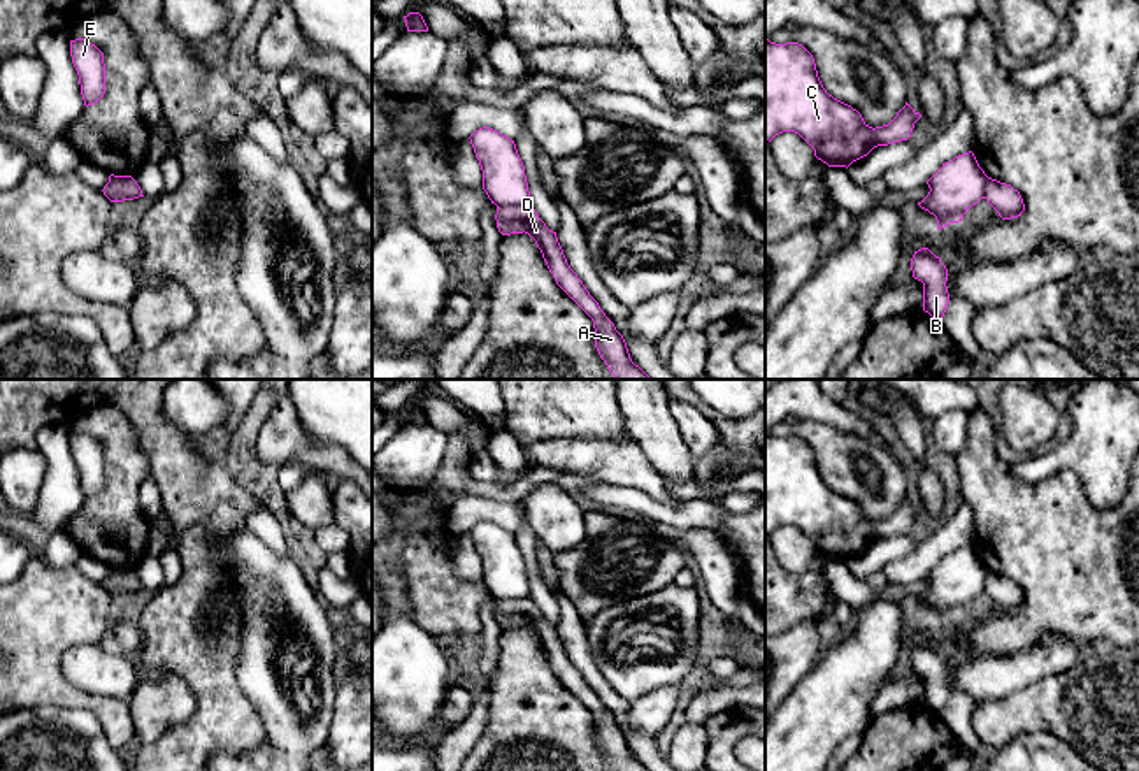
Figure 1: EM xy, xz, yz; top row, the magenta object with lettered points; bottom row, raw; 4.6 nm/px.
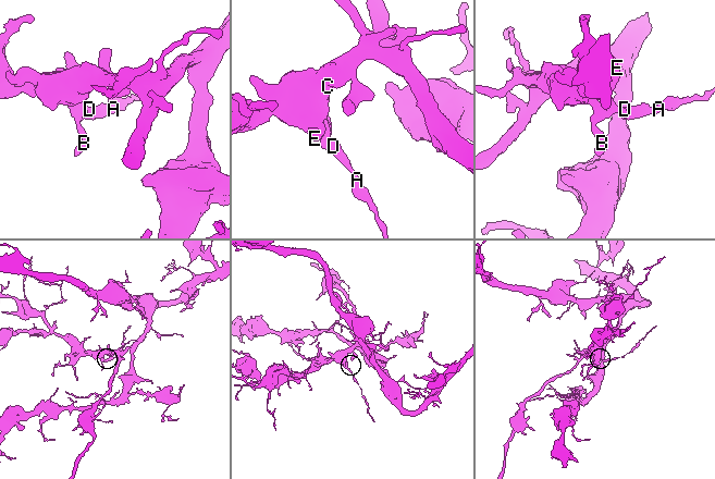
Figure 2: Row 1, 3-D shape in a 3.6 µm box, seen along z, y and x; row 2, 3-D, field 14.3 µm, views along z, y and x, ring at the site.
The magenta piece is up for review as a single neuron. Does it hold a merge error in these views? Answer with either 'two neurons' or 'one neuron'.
two neurons

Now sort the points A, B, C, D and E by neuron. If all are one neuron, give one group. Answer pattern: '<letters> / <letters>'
A D / B C E

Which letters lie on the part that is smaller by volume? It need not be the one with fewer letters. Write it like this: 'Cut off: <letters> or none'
Cut off: A, D

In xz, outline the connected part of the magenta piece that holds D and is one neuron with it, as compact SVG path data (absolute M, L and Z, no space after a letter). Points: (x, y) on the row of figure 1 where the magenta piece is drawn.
M530 204L518 207L497 207L497 228L502 235L528 234L542 253L556 285L591 318L595 348L616 379L649 379L632 362L623 335L590 295L583 281L567 263L556 232L549 230Z

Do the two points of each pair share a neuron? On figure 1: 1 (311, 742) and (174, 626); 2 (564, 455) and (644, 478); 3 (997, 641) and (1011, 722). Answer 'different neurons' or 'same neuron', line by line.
1: different neurons
2: same neuron
3: different neurons

